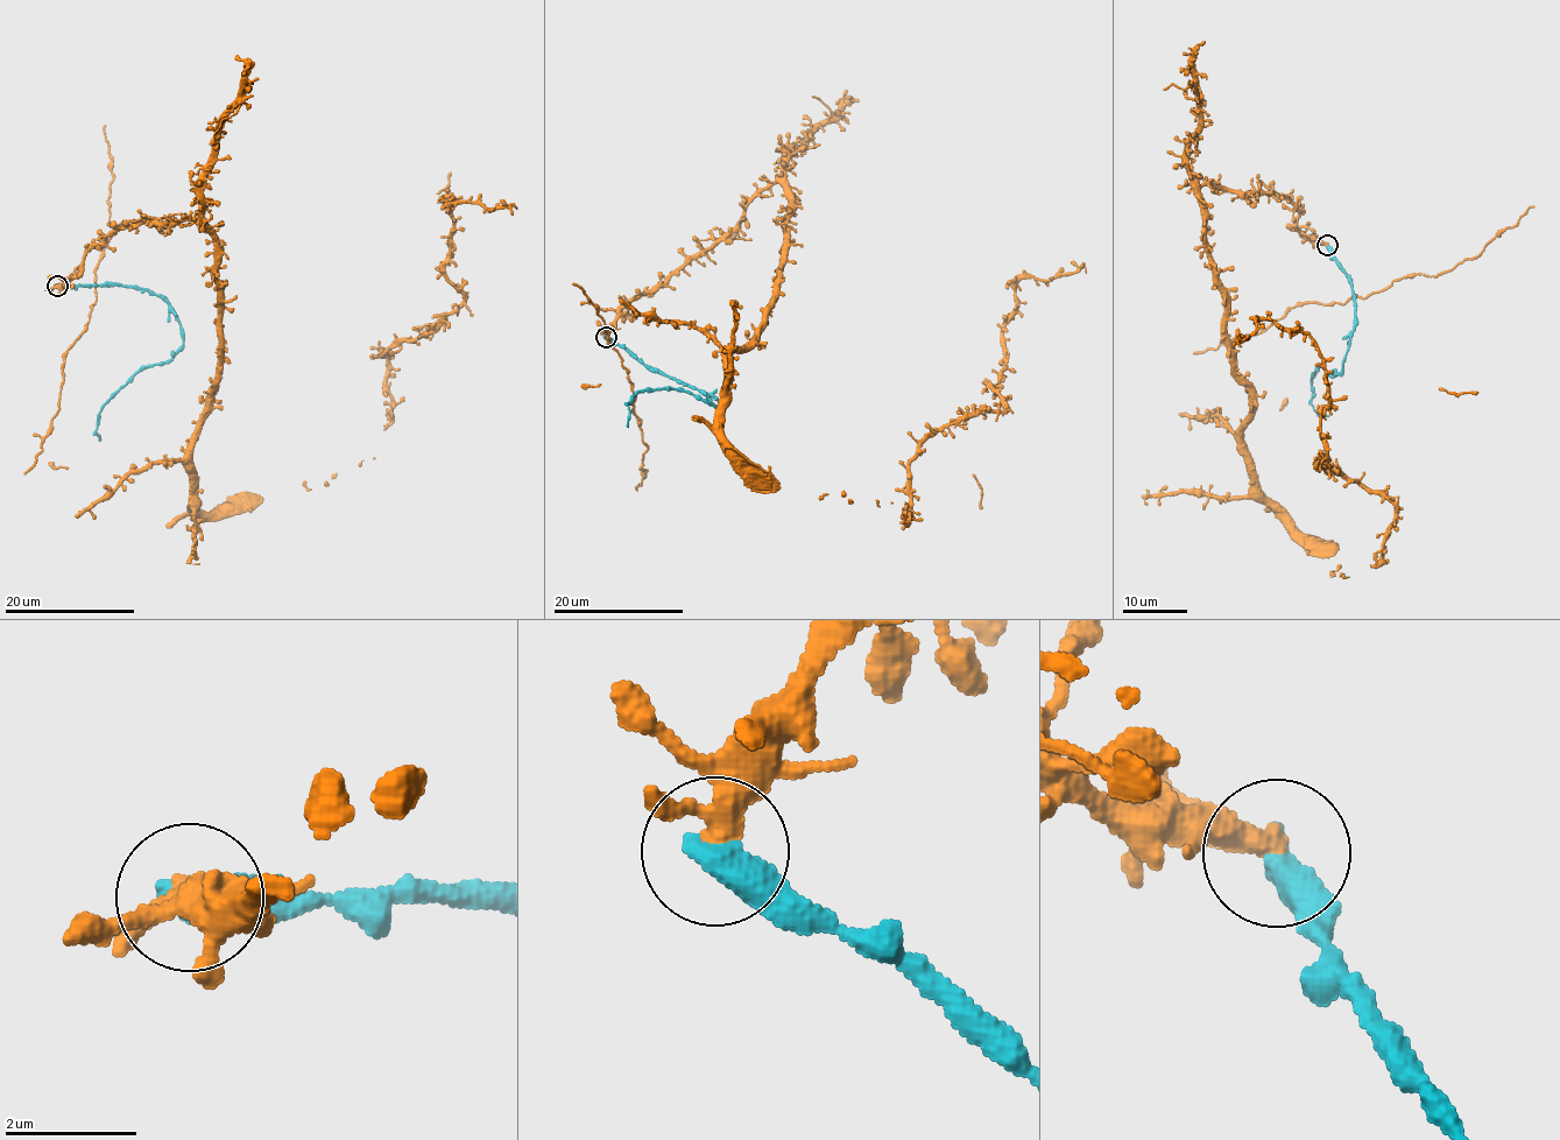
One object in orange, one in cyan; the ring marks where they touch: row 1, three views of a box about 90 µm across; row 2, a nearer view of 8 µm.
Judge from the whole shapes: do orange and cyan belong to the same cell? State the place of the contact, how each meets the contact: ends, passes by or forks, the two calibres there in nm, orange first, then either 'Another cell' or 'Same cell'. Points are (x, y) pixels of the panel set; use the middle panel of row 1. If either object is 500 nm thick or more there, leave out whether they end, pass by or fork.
Place: (606, 337). Thickness 320 nm (orange) against 550 nm. Another cell

